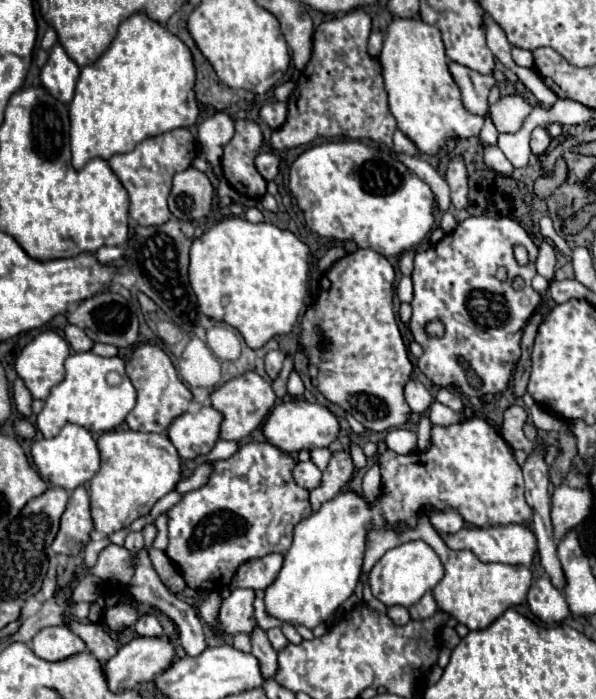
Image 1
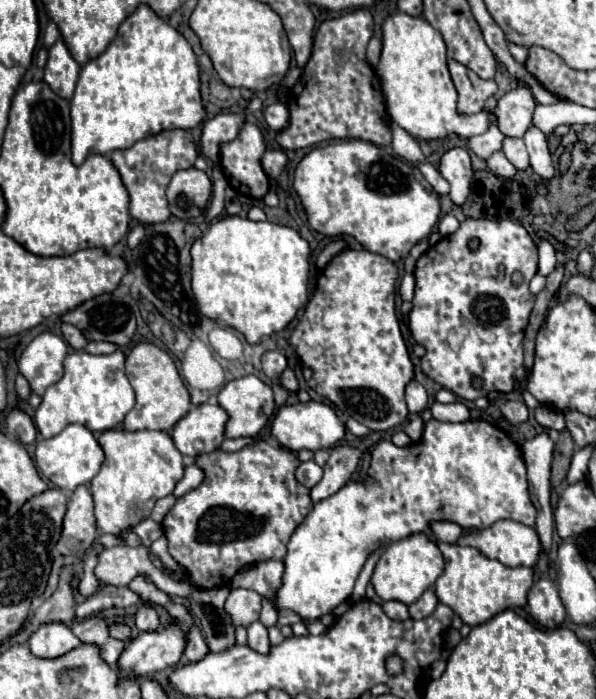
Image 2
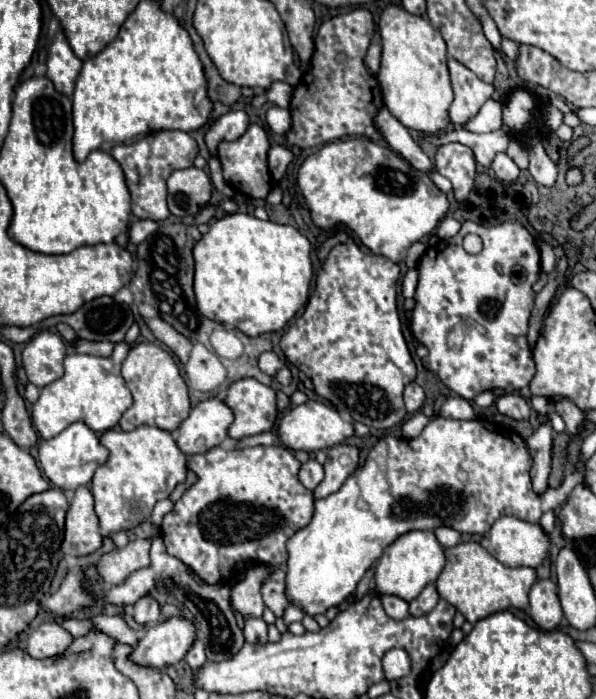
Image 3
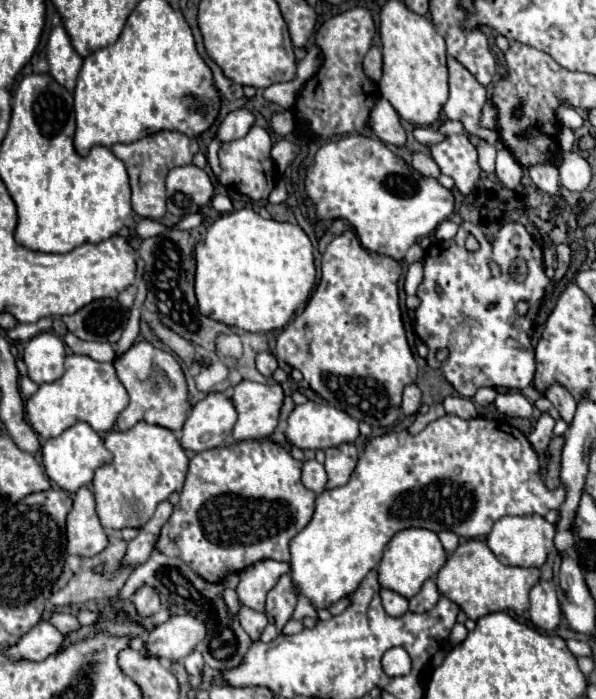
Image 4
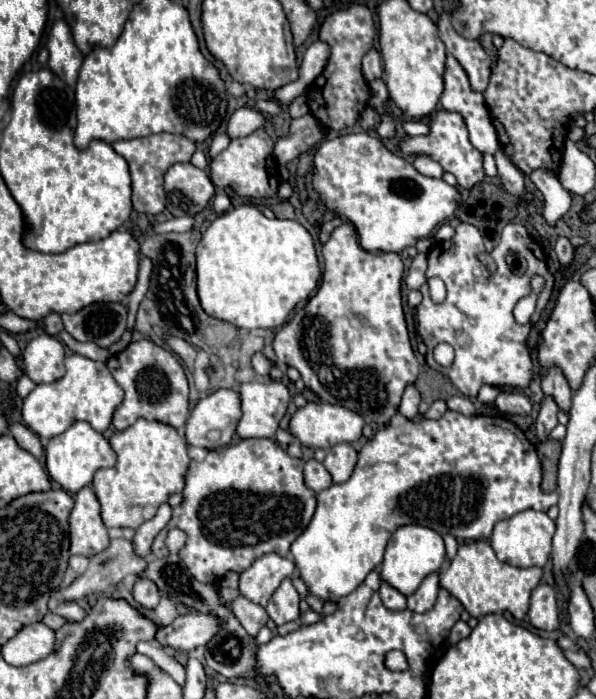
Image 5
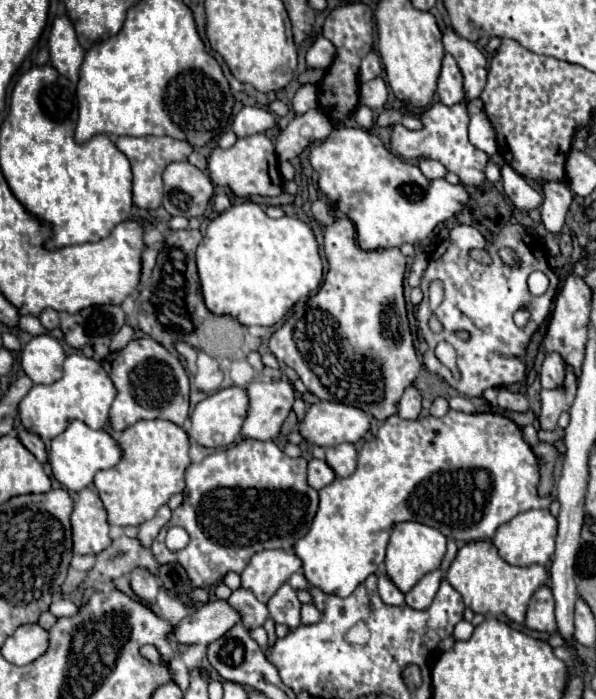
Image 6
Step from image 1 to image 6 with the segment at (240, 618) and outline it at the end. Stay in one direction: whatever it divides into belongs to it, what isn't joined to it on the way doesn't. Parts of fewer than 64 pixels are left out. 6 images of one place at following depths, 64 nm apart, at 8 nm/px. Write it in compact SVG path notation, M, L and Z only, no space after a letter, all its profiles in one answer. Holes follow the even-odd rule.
M264 550L252 556L248 568L240 574L242 588L250 590L260 602L268 602L280 584L302 568L300 558L286 550Z

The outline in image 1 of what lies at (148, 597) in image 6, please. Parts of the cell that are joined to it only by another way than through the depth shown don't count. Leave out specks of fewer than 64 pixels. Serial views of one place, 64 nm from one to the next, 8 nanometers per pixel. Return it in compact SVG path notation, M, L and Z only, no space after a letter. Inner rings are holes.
M154 614L142 616L142 618L136 622L134 628L136 628L138 636L146 636L146 638L158 638L158 636L162 636L162 626L160 626L160 622L156 620Z

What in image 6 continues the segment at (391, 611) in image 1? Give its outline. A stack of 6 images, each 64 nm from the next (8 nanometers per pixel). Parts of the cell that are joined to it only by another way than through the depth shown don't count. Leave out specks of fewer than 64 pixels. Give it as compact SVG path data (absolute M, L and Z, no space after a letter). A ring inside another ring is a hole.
M386 574L378 576L378 594L384 600L384 604L390 604L390 606L402 606L404 604L404 594L388 580Z

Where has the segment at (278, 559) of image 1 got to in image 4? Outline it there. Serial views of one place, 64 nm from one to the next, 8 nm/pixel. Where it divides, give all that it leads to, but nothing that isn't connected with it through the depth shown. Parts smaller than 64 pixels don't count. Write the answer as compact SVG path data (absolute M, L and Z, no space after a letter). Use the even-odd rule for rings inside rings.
M282 574L276 582L276 586L266 594L266 612L274 616L274 624L278 630L284 628L284 624L290 620L296 606L296 592L290 574Z

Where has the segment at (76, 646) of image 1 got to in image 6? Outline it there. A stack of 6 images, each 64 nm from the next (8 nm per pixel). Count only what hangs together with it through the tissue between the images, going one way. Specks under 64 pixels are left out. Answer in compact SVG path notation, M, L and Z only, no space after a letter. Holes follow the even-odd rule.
M40 624L20 626L2 646L2 656L16 666L26 666L48 650L48 632Z

